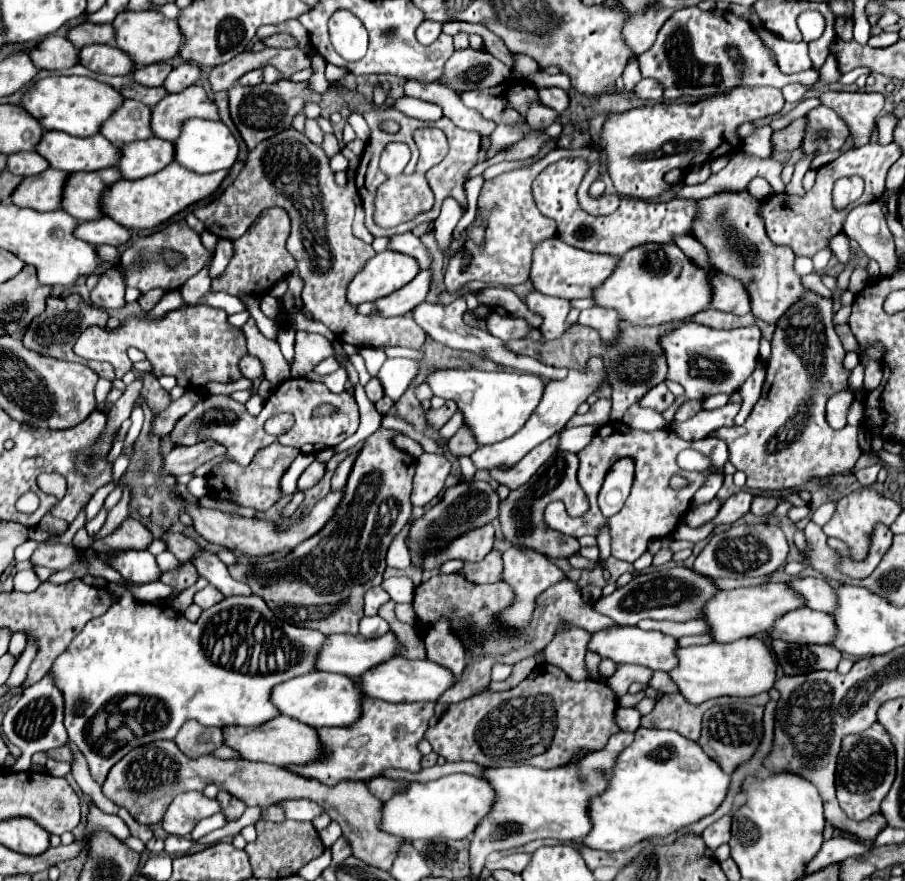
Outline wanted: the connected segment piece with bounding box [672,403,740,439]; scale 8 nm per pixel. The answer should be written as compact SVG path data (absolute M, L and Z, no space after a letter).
M728 403L728 405L724 405L720 409L712 409L712 411L702 409L684 423L672 423L672 429L682 439L704 439L720 427L734 425L734 415L738 413L738 409L740 409L738 403Z

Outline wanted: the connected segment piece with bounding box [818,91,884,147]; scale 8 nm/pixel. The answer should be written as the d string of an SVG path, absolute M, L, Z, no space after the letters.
M826 91L818 97L822 105L834 109L850 129L852 147L862 147L870 143L872 131L876 127L876 117L884 107L882 93L844 93Z

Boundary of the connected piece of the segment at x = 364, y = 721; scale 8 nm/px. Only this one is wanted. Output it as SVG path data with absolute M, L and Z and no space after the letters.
M366 697L362 701L360 719L348 727L322 727L316 729L324 755L316 763L304 767L286 767L292 773L308 779L336 785L340 781L370 781L384 769L396 767L406 771L420 771L420 751L416 743L428 729L428 719L434 715L434 703L384 703L380 699Z

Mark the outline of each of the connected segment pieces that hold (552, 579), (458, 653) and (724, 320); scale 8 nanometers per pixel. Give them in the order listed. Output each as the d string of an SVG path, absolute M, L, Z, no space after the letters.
M510 547L504 551L504 581L516 591L516 601L512 607L508 607L506 615L500 615L498 619L502 621L504 627L514 627L514 629L524 629L528 627L528 621L532 617L532 611L536 607L536 597L546 591L550 585L562 581L566 575L544 555L536 551L524 551L524 547Z
M438 621L426 635L426 653L432 663L440 663L442 667L450 667L450 671L460 677L466 665L466 651L460 639L452 633L448 621Z
M704 309L704 311L698 311L696 315L692 315L688 321L696 321L696 323L706 325L706 327L712 327L712 329L734 329L734 327L752 325L756 321L756 317L752 313L738 317L738 315L732 315L732 313Z

